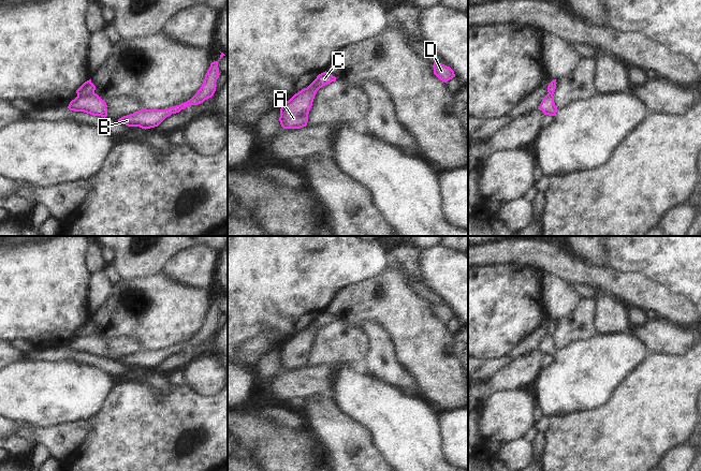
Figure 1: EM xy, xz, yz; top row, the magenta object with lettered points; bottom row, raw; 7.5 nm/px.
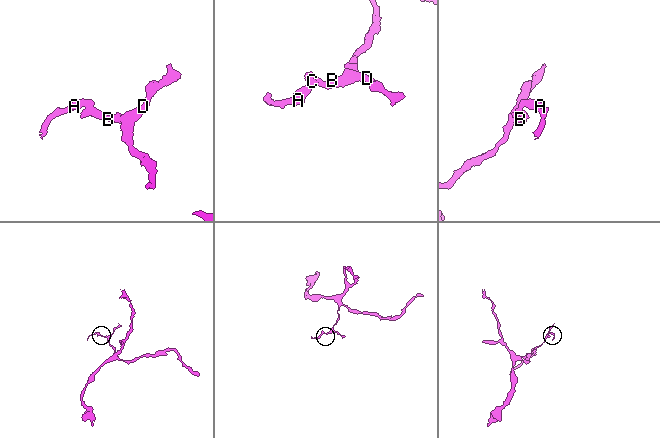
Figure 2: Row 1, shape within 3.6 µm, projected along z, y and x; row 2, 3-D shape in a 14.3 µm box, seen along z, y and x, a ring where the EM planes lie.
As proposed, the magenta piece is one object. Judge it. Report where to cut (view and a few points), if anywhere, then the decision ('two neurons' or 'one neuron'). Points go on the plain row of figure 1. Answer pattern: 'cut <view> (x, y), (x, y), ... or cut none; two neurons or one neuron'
cut xy (93, 332), (87, 336), (77, 337); two neurons

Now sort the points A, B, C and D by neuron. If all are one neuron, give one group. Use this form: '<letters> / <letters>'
A C / B D

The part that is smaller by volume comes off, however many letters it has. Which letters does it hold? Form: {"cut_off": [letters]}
{"cut_off": ["A", "C"]}

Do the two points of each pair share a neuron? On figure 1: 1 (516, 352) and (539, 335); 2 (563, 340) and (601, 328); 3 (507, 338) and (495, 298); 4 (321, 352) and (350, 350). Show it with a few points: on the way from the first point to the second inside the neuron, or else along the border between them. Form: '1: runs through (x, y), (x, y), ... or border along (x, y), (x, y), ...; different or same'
1: runs through (522, 349), (534, 339); same
2: border along (596, 305), (595, 330), (597, 334); different
3: runs through (497, 328), (495, 326), (495, 308); same
4: runs through (329, 350), (342, 350); same

